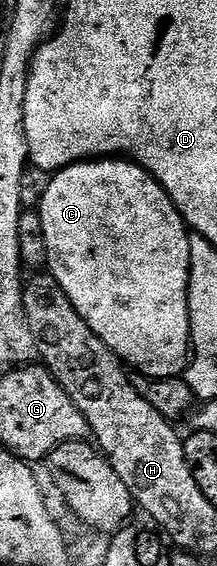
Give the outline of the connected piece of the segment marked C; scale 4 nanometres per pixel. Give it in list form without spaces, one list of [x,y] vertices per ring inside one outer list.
[[[95,158],[84,160],[81,164],[73,164],[53,173],[49,177],[46,189],[42,192],[42,221],[44,222],[44,242],[46,243],[46,262],[49,275],[68,294],[72,306],[76,306],[76,314],[88,322],[90,329],[114,351],[115,356],[123,365],[129,366],[135,373],[142,373],[155,380],[164,380],[170,377],[181,377],[188,367],[191,358],[191,332],[189,312],[189,278],[190,258],[189,242],[192,235],[187,228],[186,221],[176,210],[172,198],[156,182],[152,174],[148,174],[139,164],[125,158]]]

